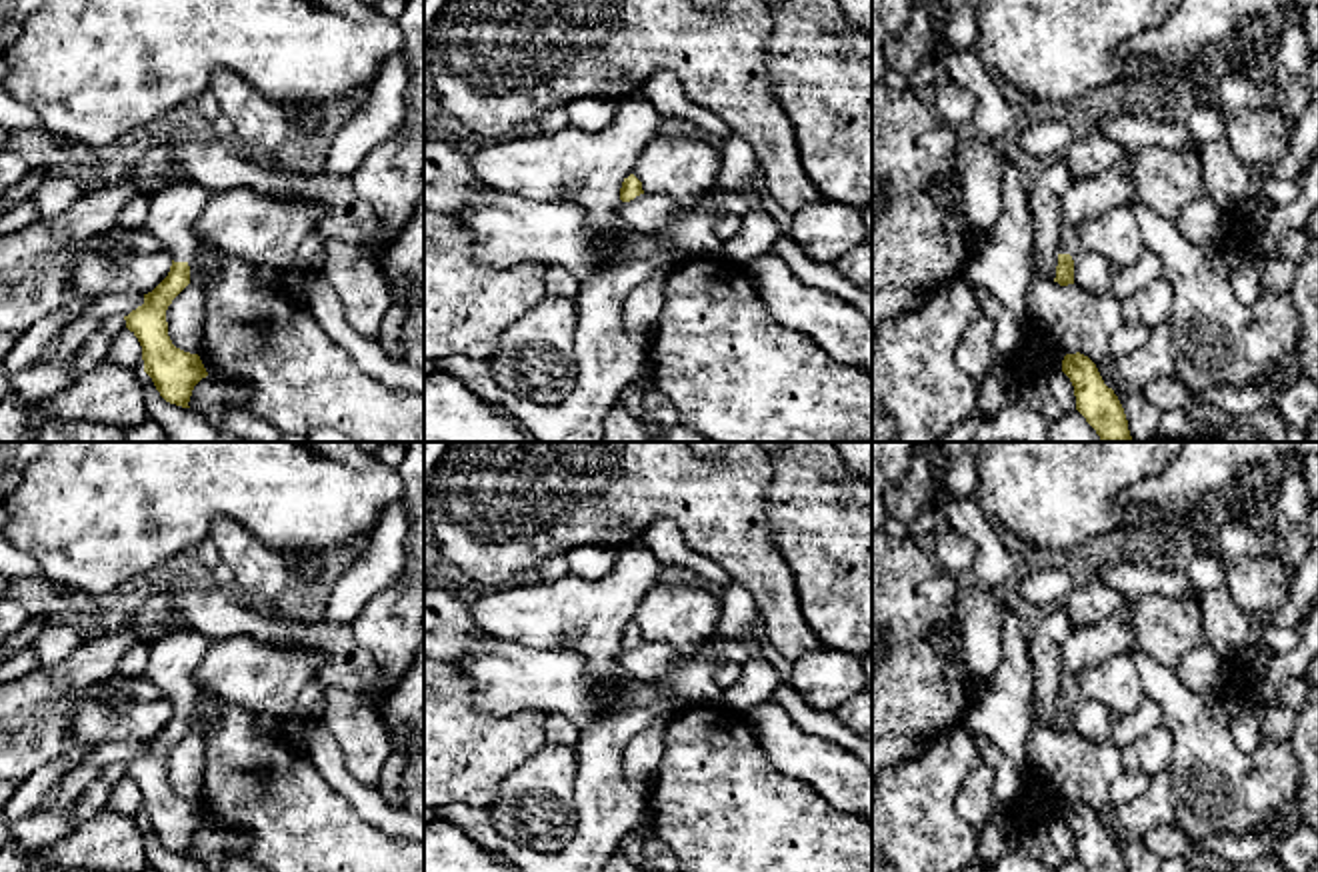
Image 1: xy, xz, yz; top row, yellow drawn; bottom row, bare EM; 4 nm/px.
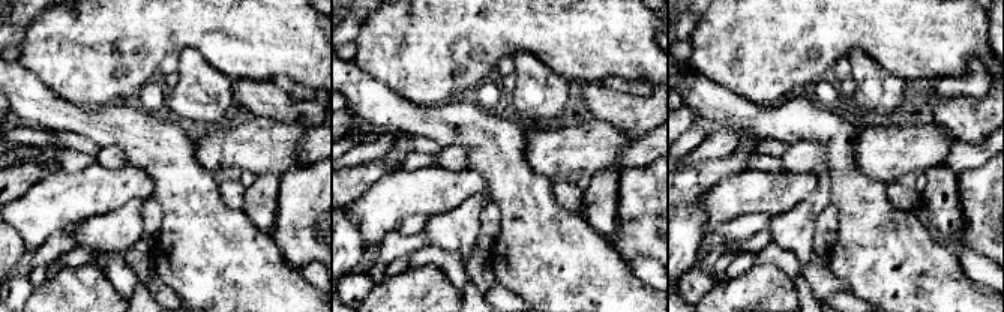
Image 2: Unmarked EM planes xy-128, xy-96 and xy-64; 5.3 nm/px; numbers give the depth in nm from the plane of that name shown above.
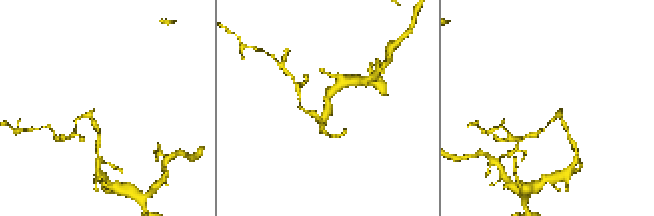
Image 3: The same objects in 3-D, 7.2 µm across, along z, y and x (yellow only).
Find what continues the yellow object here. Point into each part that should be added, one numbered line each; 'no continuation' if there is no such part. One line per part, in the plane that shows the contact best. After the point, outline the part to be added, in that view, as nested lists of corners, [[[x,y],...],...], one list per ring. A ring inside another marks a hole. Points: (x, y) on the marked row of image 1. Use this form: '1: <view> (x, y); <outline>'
1: xy (172, 210); [[[176,180],[150,198],[142,230],[158,238],[174,262],[188,262],[198,252],[194,222],[210,200],[210,192],[190,180]]]

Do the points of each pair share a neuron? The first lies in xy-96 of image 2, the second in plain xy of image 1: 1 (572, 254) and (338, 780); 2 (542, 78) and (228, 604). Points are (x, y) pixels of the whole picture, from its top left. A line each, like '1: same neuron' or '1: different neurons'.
1: different neurons
2: different neurons

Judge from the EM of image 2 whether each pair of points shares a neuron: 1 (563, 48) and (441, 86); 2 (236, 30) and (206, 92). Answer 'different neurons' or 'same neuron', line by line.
1: same neuron
2: different neurons

